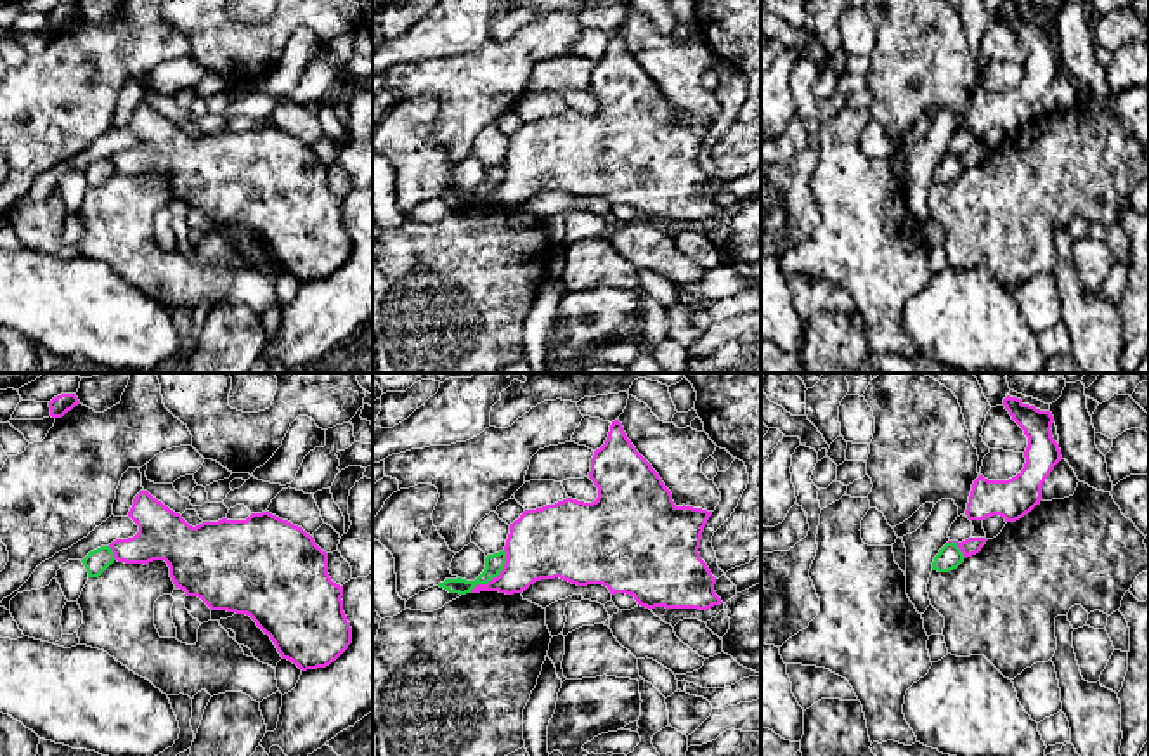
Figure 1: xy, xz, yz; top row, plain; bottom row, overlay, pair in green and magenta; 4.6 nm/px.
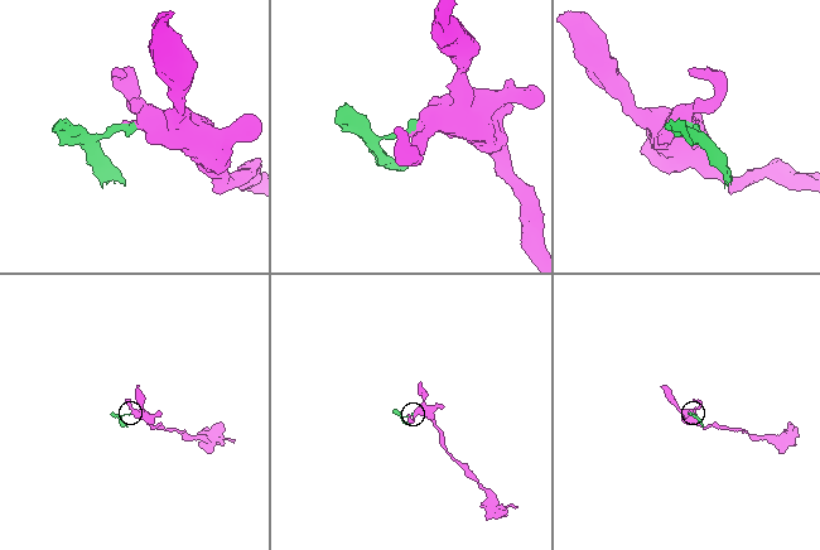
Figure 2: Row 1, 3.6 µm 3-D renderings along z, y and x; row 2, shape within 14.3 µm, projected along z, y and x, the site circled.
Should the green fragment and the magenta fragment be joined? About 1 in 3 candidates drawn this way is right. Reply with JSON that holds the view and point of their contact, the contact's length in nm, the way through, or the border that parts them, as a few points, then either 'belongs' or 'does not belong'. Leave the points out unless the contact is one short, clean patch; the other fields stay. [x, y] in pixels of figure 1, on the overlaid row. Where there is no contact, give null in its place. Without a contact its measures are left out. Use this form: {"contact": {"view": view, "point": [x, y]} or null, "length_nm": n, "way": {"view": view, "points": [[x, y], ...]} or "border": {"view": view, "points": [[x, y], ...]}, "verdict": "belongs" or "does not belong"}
{"contact": {"view": "xz", "point": [496, 576]}, "length_nm": 260, "border": {"view": "xz", "points": [[505, 550], [503, 569], [470, 592]]}, "verdict": "does not belong"}

